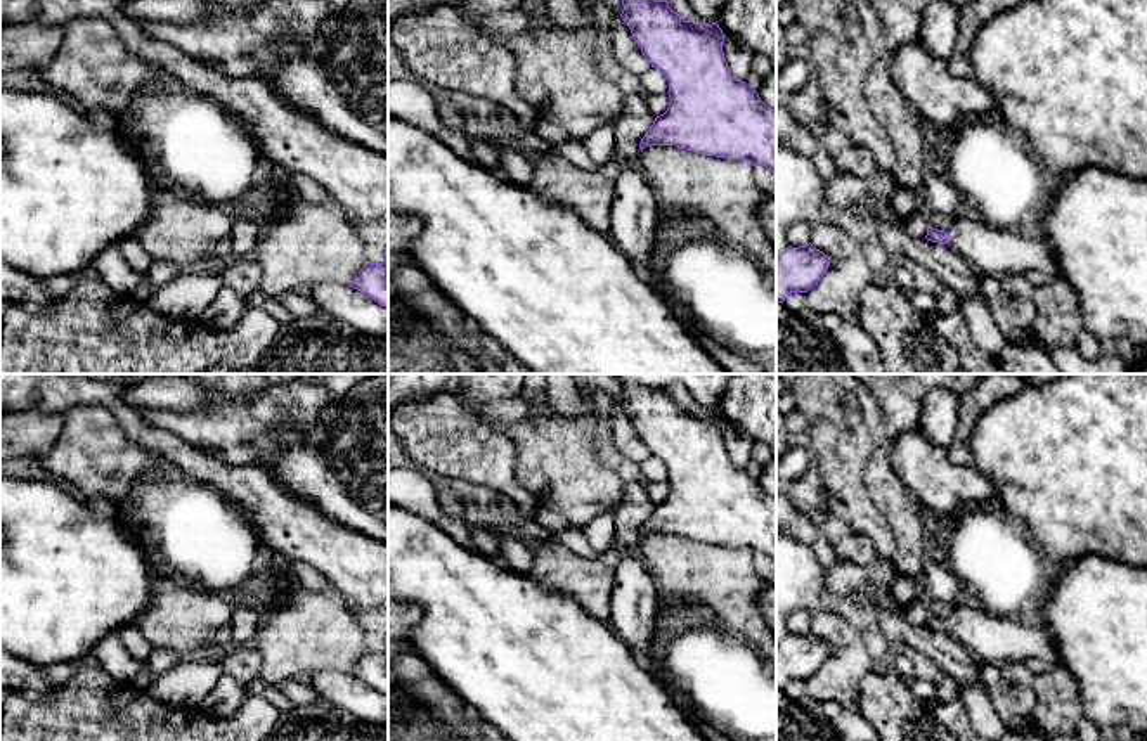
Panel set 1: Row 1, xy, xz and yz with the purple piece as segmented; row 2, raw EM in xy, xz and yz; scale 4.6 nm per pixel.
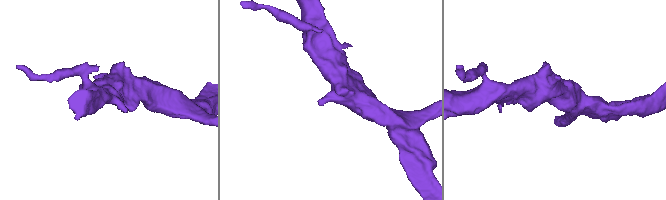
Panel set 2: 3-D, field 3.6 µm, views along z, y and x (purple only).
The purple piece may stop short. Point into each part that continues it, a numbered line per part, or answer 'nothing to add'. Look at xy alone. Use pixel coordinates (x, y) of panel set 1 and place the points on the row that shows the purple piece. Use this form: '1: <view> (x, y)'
nothing to add

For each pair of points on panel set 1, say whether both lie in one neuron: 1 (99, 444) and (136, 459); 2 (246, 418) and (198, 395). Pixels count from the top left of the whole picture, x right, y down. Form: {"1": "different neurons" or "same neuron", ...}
{"1": "same neuron", "2": "different neurons"}

